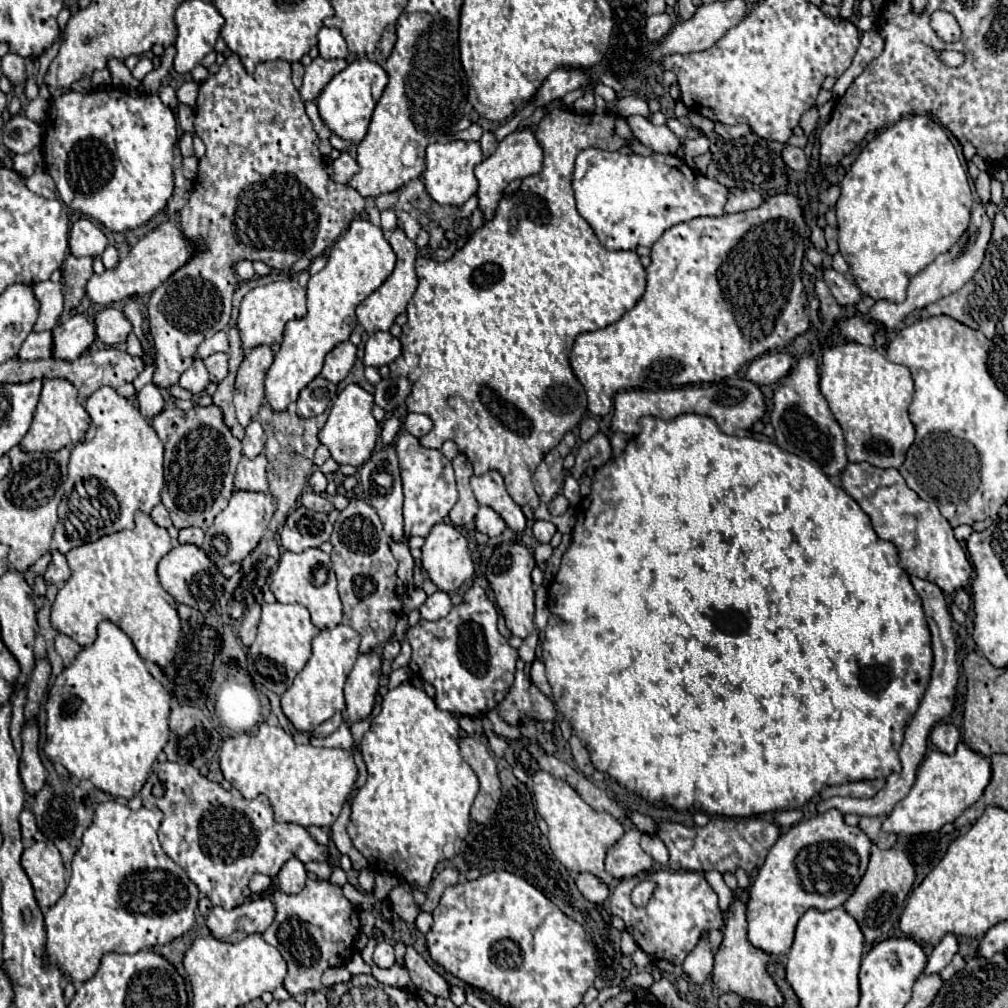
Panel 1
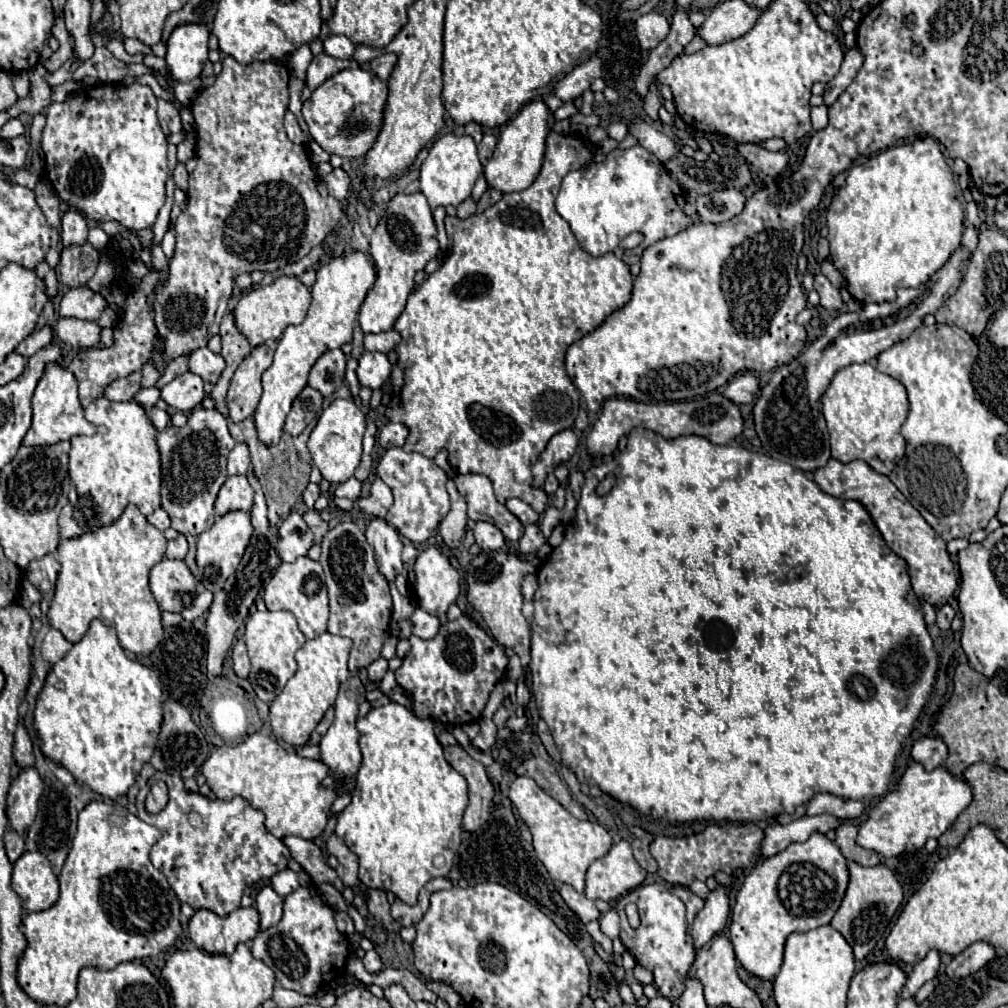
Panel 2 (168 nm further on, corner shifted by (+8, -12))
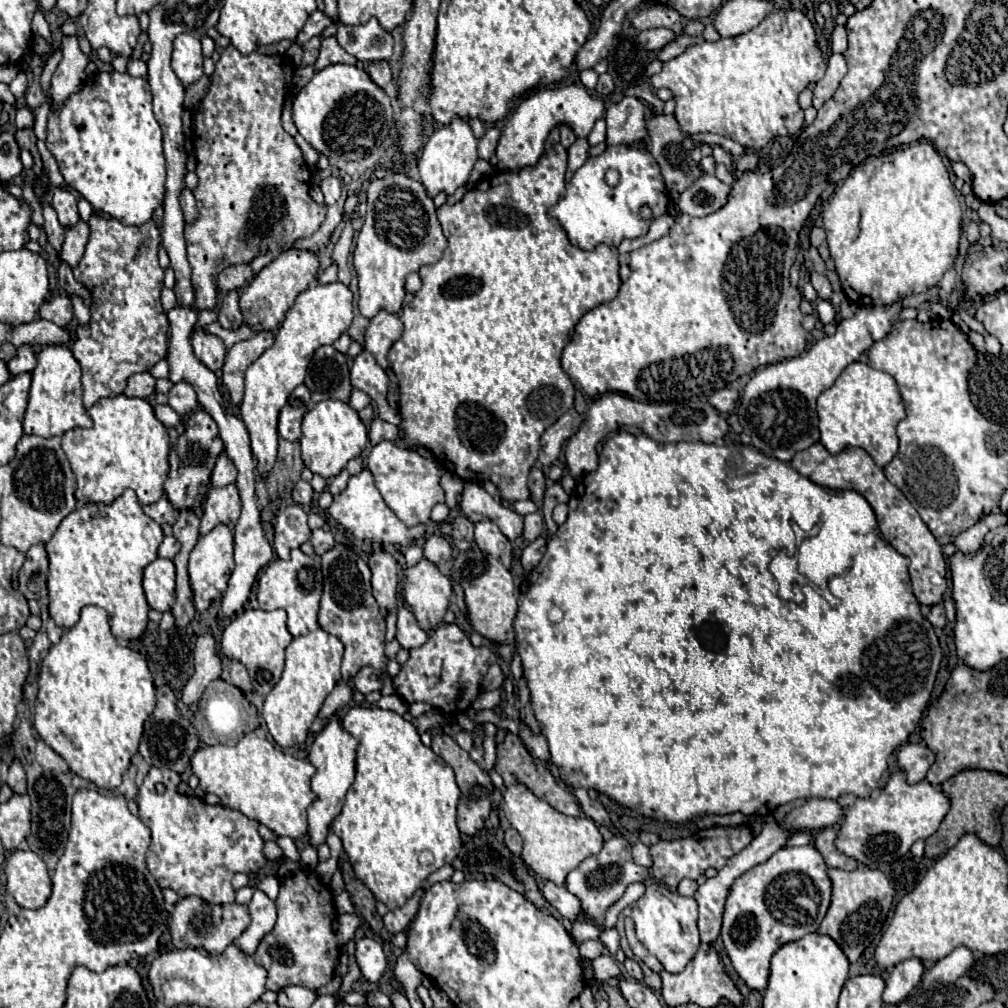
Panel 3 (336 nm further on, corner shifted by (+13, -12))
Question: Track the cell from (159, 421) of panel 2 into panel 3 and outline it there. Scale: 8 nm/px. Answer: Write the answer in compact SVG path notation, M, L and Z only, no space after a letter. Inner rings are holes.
M154 406L154 414L164 426L176 426L180 422L180 416L170 406Z

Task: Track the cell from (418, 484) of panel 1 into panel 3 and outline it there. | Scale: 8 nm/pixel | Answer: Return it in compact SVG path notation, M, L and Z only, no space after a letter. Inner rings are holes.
M380 442L372 448L368 456L368 470L372 472L380 494L392 512L406 524L418 526L430 520L430 512L438 502L444 502L444 490L440 486L442 466L436 460L426 460L414 450L402 450L394 442Z

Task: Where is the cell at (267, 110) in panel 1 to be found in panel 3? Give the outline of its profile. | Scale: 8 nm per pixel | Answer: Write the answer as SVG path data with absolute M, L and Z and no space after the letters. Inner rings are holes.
M228 46L220 52L216 70L210 76L210 90L194 112L194 154L198 176L194 198L198 218L194 222L186 222L184 238L192 268L194 310L198 312L216 310L216 280L222 270L236 264L248 264L266 252L280 254L296 240L312 236L326 218L326 204L316 204L308 194L312 174L302 158L302 152L294 138L282 128L280 114L284 96L290 88L288 74L294 74L294 64L284 62L282 56L264 56L260 52L254 52L252 56L240 56L236 48Z

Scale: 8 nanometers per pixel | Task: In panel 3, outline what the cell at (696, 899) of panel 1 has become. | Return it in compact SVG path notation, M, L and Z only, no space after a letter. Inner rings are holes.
M654 882L650 886L646 886L646 892L642 898L638 898L636 902L632 902L630 906L626 906L618 918L618 924L616 924L616 930L620 932L622 936L622 950L628 958L636 960L642 970L644 970L644 982L656 992L660 994L662 990L662 980L658 974L654 974L640 958L636 958L624 938L624 918L630 916L634 922L636 922L636 936L638 940L648 948L650 954L654 954L662 966L676 974L676 972L682 972L686 968L686 964L692 960L692 956L698 952L698 946L700 946L700 938L698 938L698 928L696 928L696 916L698 916L698 906L696 906L696 900L694 898L686 898L686 896L680 896L677 892L672 892L666 885Z

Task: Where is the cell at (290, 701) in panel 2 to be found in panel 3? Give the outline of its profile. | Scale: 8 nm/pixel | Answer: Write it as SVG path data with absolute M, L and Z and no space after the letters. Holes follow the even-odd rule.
M322 628L298 636L290 642L286 648L286 666L282 672L280 682L274 686L274 690L266 696L262 716L266 720L266 726L274 738L274 742L282 748L302 744L308 736L308 730L322 708L326 696L332 692L332 688L340 682L340 662L342 662L344 646L342 642L324 632Z

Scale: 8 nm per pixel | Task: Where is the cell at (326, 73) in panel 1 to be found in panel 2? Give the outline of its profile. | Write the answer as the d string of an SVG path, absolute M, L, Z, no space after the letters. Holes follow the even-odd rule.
M321 52L321 54L317 54L317 56L313 58L313 62L311 62L309 70L307 70L307 80L305 80L305 84L307 84L311 90L315 90L325 78L337 74L339 70L343 70L343 68L347 68L347 66L351 66L351 60L337 60L337 58L333 58L333 56Z

